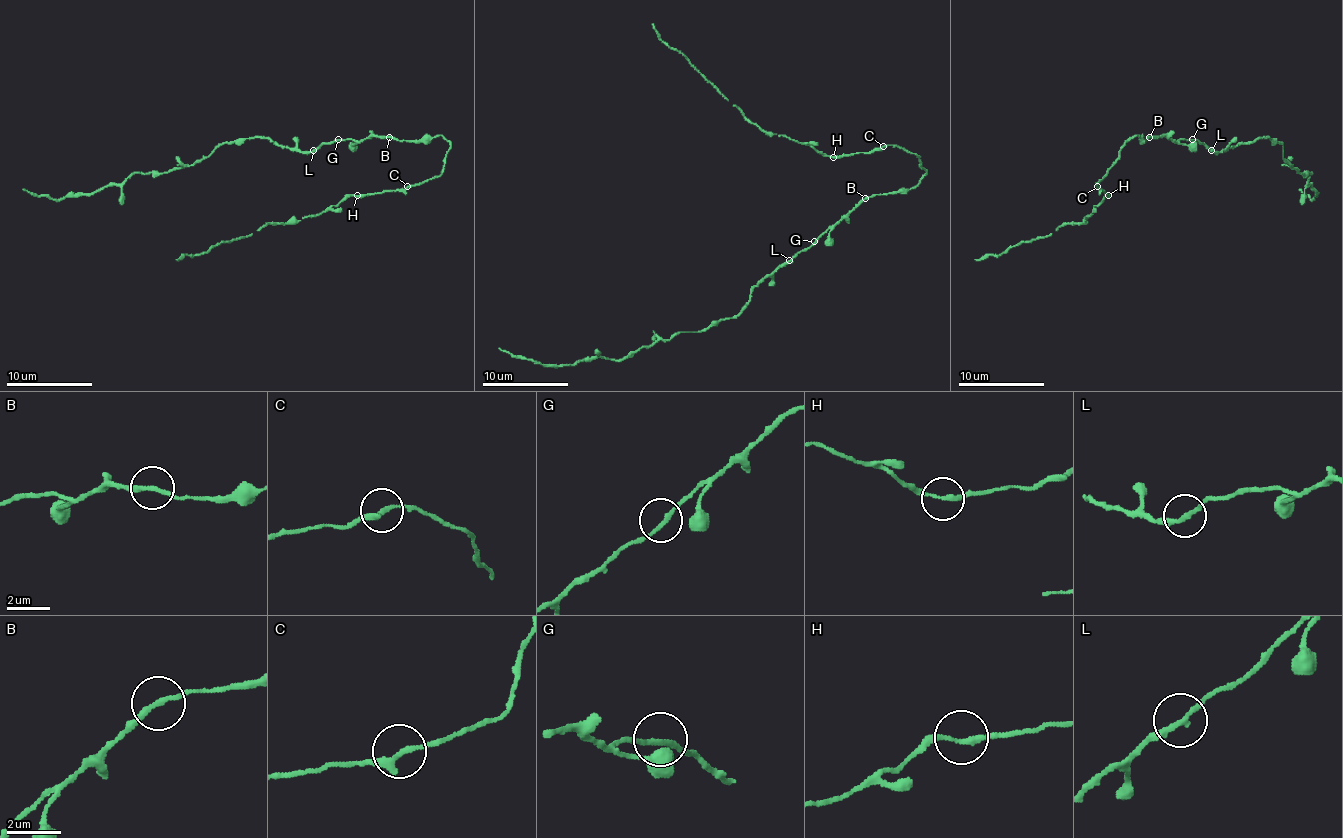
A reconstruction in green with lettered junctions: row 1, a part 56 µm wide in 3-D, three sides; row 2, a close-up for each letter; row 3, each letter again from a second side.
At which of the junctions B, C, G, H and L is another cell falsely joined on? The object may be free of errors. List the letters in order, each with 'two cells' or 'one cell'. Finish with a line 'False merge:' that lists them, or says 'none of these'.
B: one cell
C: one cell
G: one cell
H: one cell
L: one cell
False merge: none of these

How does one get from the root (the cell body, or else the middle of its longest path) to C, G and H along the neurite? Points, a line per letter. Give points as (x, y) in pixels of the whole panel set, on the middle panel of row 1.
C: (863, 200), (876, 194), (907, 192), (915, 187), (926, 174), (913, 153), (891, 144), (883, 146)
G: (863, 200), (814, 241)
H: (863, 200), (915, 187), (926, 174), (920, 159), (891, 144), (868, 153), (833, 157)

